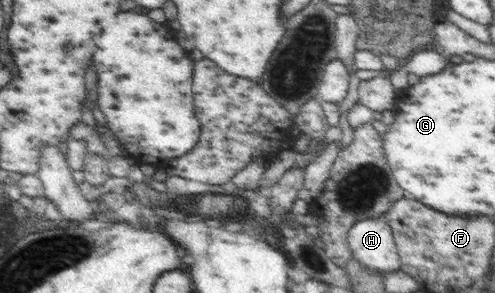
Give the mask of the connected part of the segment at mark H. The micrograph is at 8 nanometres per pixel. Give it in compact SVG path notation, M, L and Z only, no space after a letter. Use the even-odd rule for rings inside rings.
M383 216L380 218L367 218L359 220L349 228L347 236L348 246L352 252L353 258L363 264L372 272L379 272L382 277L401 269L401 261L394 237L390 226L384 221Z

